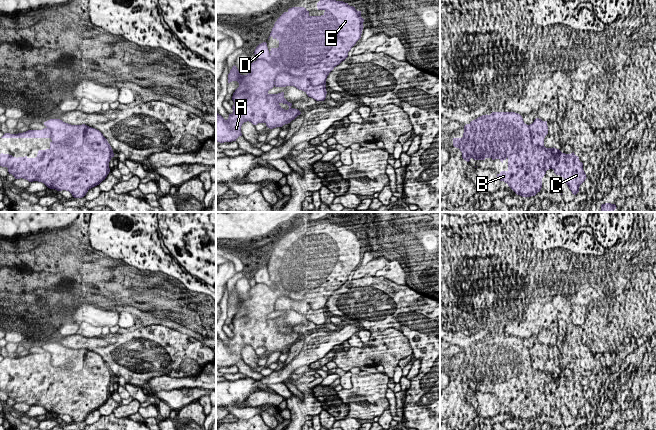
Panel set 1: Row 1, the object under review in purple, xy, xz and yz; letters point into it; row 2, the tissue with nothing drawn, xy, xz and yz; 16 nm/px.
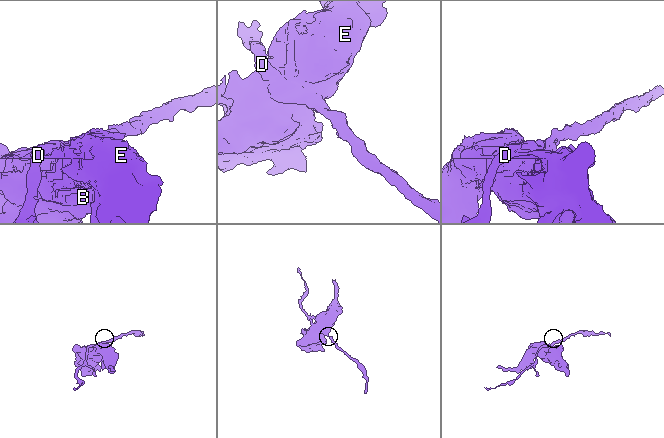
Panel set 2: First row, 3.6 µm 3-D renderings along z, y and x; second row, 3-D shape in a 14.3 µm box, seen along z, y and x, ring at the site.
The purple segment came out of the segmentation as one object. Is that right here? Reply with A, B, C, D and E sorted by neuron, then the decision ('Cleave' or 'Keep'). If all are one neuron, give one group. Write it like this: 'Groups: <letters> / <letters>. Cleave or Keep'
Groups: A B C E / D. Cleave

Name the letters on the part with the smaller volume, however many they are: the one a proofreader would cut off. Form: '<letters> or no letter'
D

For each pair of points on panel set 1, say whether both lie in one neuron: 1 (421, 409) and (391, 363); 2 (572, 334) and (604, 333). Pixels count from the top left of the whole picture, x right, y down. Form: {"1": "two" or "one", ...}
{"1": "two", "2": "one"}

